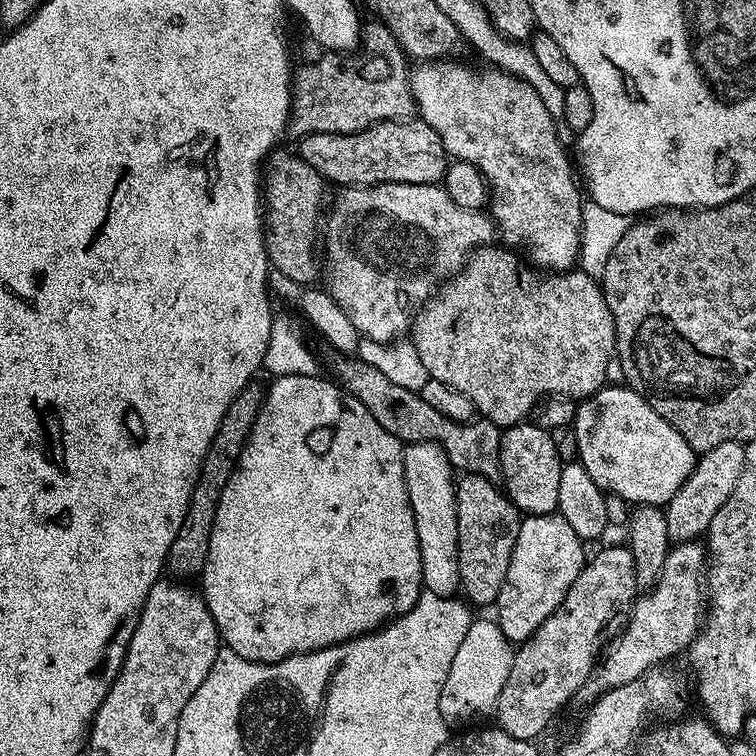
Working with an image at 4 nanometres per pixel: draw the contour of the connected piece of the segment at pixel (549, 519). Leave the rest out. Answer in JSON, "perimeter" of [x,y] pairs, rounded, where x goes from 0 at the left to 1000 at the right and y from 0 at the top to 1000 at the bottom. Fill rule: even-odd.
{"perimeter":[[[739,680],[693,683],[689,687],[685,712],[675,733],[675,749],[653,800],[655,819],[680,853],[688,854],[698,848],[712,828],[738,807],[743,791],[749,791],[749,780],[759,775],[759,765],[765,765],[774,749],[772,725],[774,716]]]}

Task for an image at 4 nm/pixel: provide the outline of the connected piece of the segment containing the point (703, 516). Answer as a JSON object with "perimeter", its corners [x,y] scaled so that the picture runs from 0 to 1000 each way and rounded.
{"perimeter":[[[976,582],[955,585],[955,590],[944,590],[944,595],[930,599],[922,607],[905,642],[894,649],[892,659],[886,659],[886,664],[881,668],[885,716],[925,716],[935,705],[939,690],[944,690],[944,680],[950,680],[960,659],[971,653],[971,643],[984,620],[984,594],[985,589]]]}

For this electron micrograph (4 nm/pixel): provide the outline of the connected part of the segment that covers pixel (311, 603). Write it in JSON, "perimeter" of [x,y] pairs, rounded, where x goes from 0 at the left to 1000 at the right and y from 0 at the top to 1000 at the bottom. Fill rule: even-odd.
{"perimeter":[[[366,497],[358,504],[360,509],[353,509],[349,532],[344,536],[339,557],[333,560],[333,571],[323,583],[323,593],[312,608],[312,620],[294,647],[288,680],[283,680],[283,701],[278,701],[278,728],[267,758],[270,795],[299,856],[310,860],[310,865],[343,878],[361,878],[396,862],[426,860],[496,836],[525,815],[536,815],[553,796],[561,776],[553,702],[533,627],[536,589],[521,579],[521,574],[505,569],[495,548],[489,548],[474,526],[464,524],[448,507],[438,508],[426,497]]]}

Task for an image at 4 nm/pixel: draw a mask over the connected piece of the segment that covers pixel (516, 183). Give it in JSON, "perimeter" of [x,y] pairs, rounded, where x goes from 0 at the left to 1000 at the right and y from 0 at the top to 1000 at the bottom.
{"perimeter":[[[589,77],[556,82],[544,91],[545,127],[550,131],[554,157],[562,159],[574,177],[585,183],[585,193],[598,212],[622,214],[622,220],[640,231],[648,250],[648,284],[660,311],[667,311],[665,321],[684,329],[694,328],[710,356],[720,354],[714,357],[730,362],[753,358],[767,336],[770,249],[757,234],[759,217],[751,213],[746,190],[735,176],[737,160],[728,156],[728,148],[694,106],[685,106],[663,90],[646,87],[642,95],[628,95],[601,81]]]}

